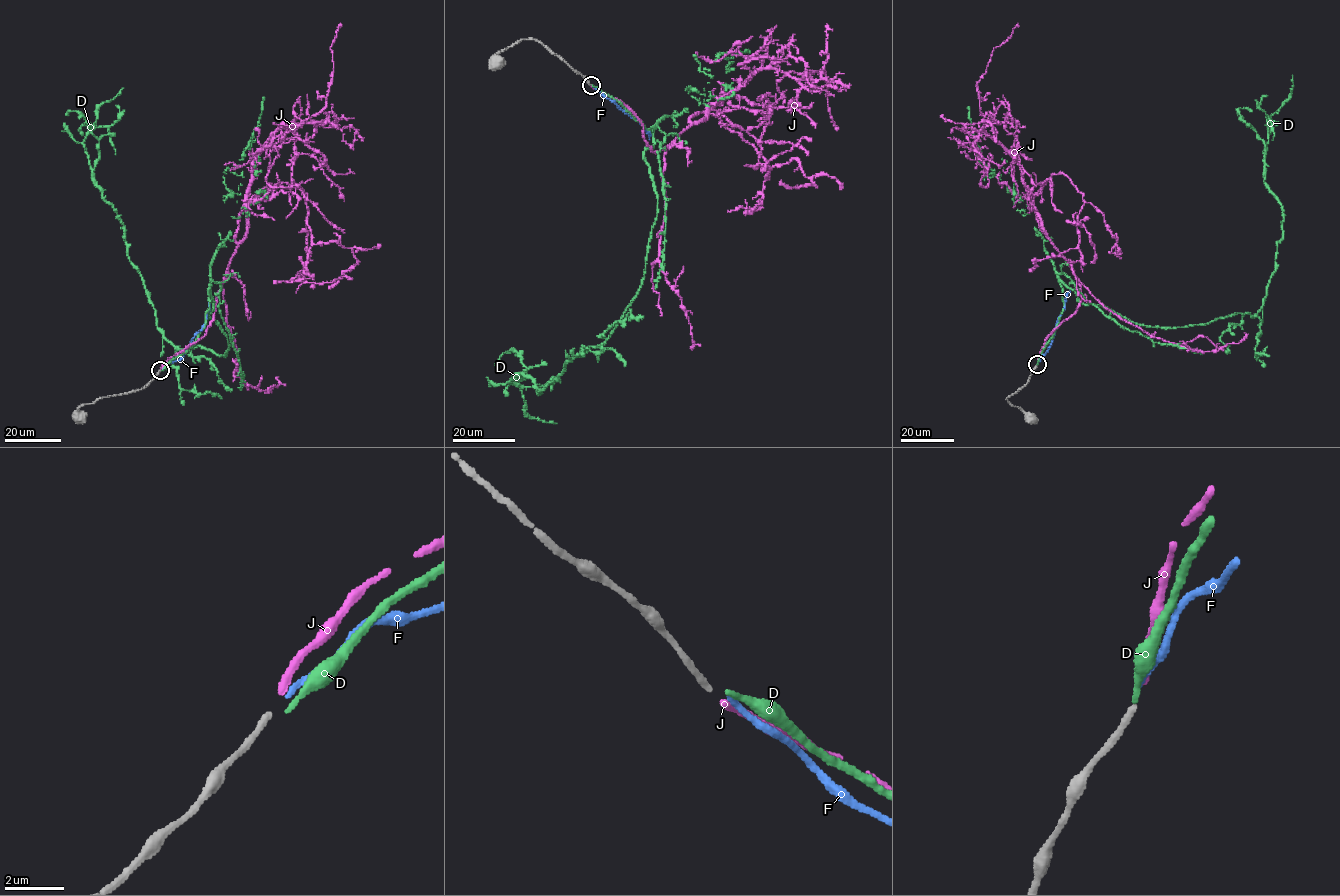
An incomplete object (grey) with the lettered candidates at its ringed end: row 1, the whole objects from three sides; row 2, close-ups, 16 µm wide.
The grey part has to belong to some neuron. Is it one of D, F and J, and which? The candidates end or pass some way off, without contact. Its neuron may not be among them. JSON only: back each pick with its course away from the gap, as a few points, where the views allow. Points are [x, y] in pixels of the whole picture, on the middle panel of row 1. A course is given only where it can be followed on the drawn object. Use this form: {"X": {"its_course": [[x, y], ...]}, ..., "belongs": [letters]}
{"J": {"its_course": [[591, 86], [635, 115], [644, 140], [656, 153], [764, 68], [824, 72], [830, 116], [837, 129]]}, "belongs": ["J"]}

